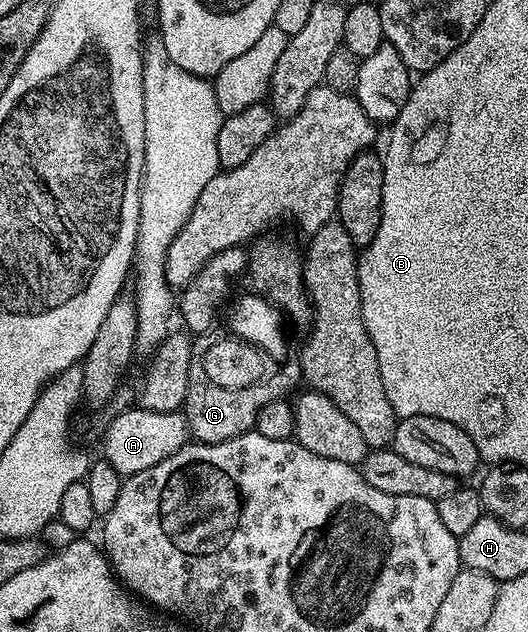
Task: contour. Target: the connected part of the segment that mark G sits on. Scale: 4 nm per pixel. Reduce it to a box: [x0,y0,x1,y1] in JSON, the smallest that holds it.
[184,360,303,445]

